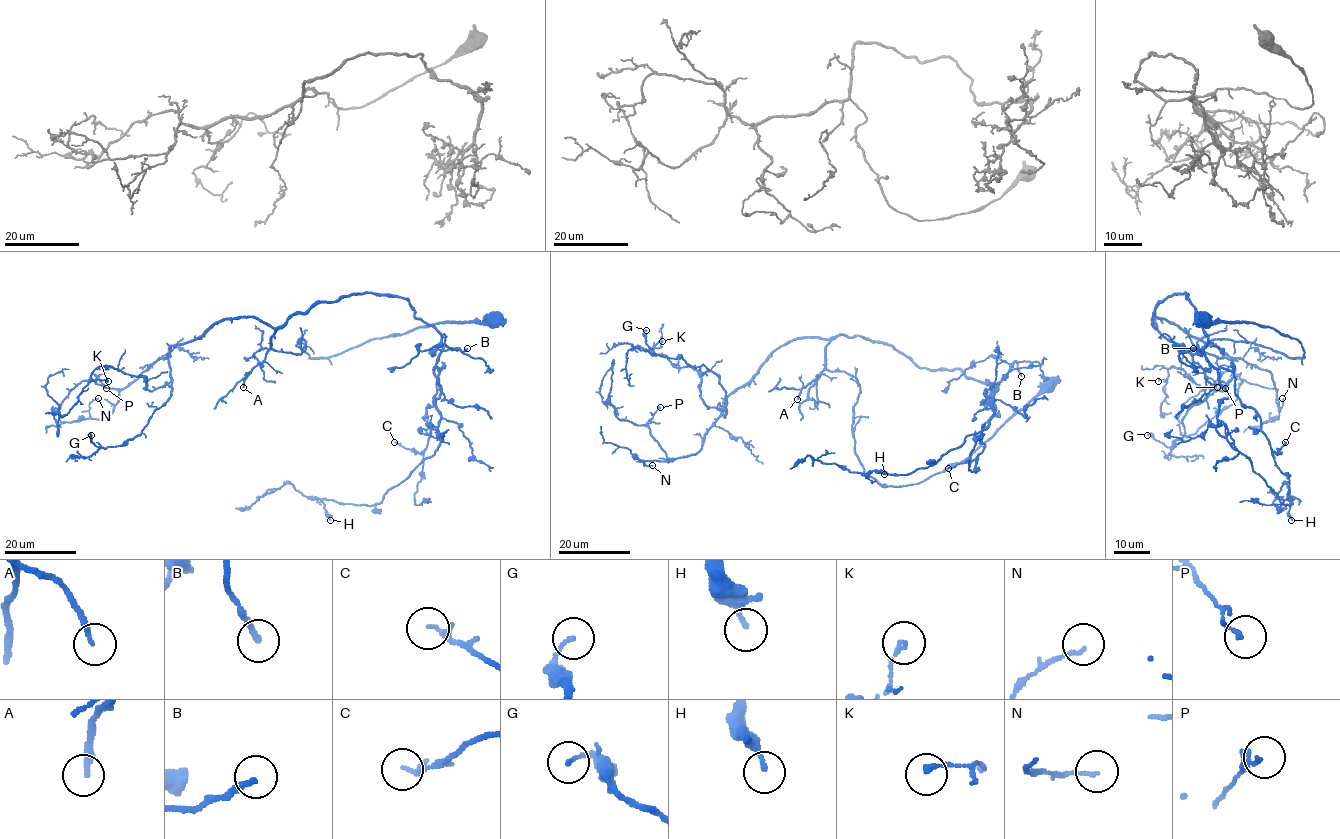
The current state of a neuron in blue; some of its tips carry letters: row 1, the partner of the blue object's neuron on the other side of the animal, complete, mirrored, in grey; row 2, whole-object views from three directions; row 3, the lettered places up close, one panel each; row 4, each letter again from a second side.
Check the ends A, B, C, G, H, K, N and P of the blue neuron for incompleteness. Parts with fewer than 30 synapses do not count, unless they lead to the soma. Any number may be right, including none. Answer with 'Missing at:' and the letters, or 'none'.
Missing at: none

